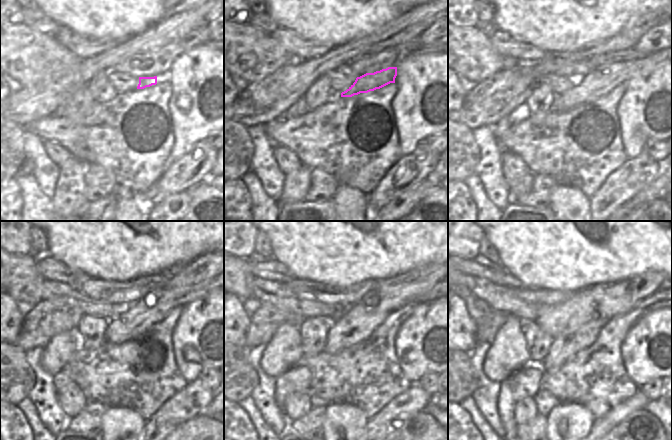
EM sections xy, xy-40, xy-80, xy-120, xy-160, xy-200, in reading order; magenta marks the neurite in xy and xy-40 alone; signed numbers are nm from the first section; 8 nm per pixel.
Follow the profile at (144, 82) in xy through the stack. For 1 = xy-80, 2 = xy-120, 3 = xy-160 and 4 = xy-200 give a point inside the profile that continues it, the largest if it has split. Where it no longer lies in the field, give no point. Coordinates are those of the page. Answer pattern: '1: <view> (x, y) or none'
1: xy-80 (600, 80)
2: xy-120 (155, 302)
3: xy-160 (357, 325)
4: xy-200 (564, 347)

